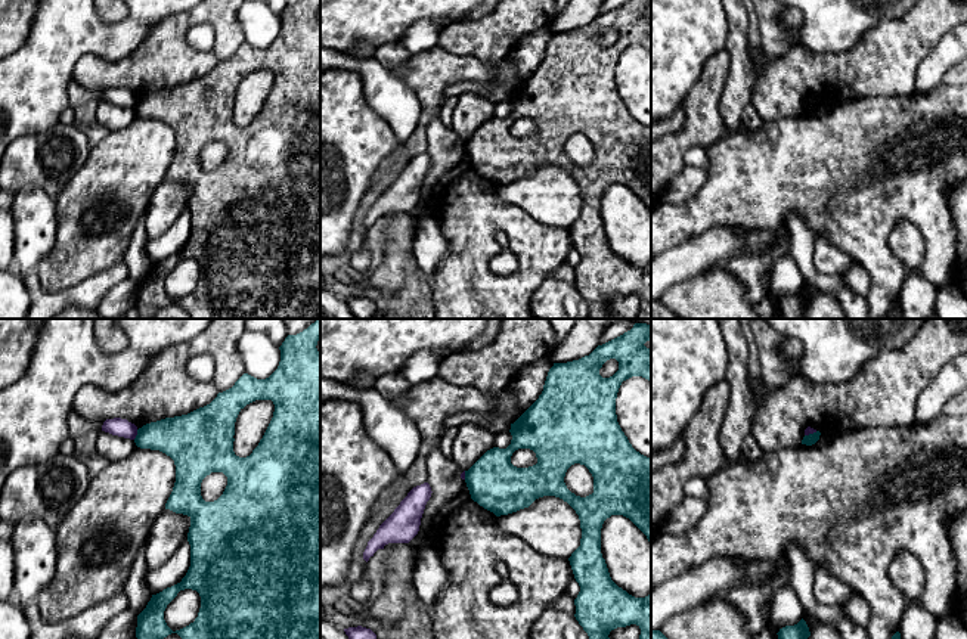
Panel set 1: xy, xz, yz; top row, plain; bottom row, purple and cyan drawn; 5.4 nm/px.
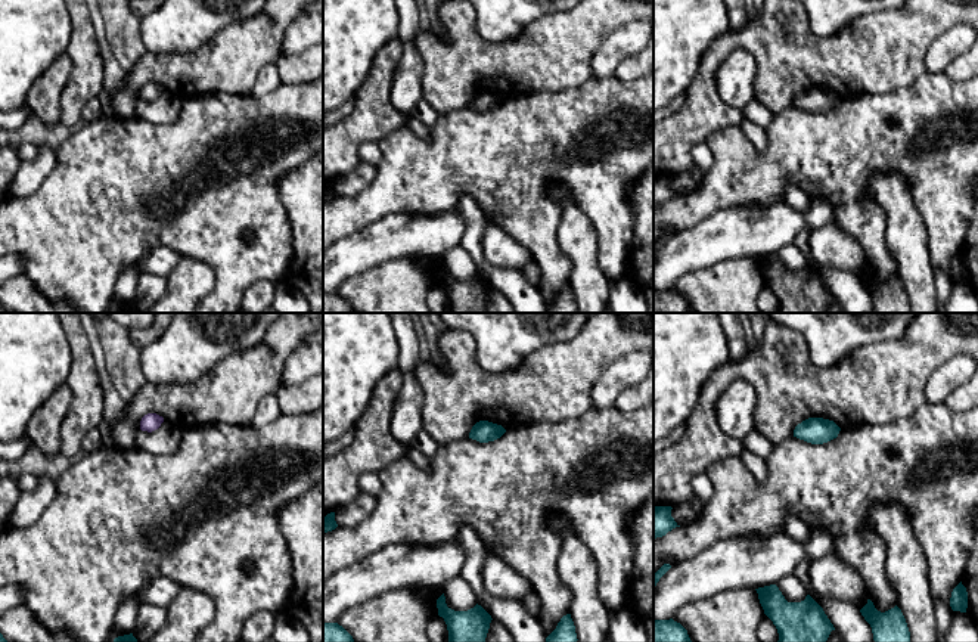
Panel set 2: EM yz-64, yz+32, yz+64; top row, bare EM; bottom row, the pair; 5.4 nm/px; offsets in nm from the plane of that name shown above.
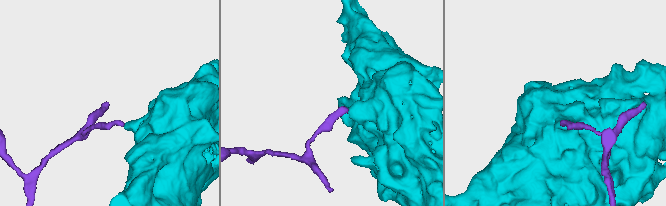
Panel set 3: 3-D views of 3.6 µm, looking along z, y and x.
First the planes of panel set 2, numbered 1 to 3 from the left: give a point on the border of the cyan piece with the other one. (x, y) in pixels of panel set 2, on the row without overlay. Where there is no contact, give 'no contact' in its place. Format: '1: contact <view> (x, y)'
1: no contact
2: no contact
3: no contact

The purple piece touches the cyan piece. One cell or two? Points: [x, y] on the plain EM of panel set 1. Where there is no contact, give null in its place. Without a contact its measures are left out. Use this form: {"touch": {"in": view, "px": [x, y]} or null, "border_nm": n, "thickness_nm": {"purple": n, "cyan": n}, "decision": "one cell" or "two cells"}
{"touch": {"in": "xy", "px": [136, 104]}, "border_nm": 60, "thickness_nm": {"purple": 100, "cyan": 240}, "decision": "two cells"}

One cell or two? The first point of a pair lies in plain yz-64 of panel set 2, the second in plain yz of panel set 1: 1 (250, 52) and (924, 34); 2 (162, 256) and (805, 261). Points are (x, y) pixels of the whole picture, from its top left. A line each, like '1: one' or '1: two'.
1: one
2: two

